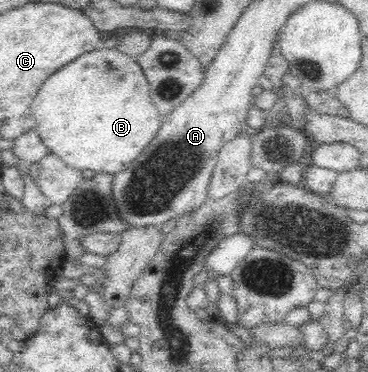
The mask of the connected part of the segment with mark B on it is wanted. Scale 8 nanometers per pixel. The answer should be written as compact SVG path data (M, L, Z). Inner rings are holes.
M100 46L92 52L76 57L70 64L54 72L32 102L31 111L35 118L36 132L48 153L56 154L69 168L92 171L94 174L114 176L128 168L134 158L148 146L156 136L162 116L156 112L150 96L149 84L137 59L118 49Z

